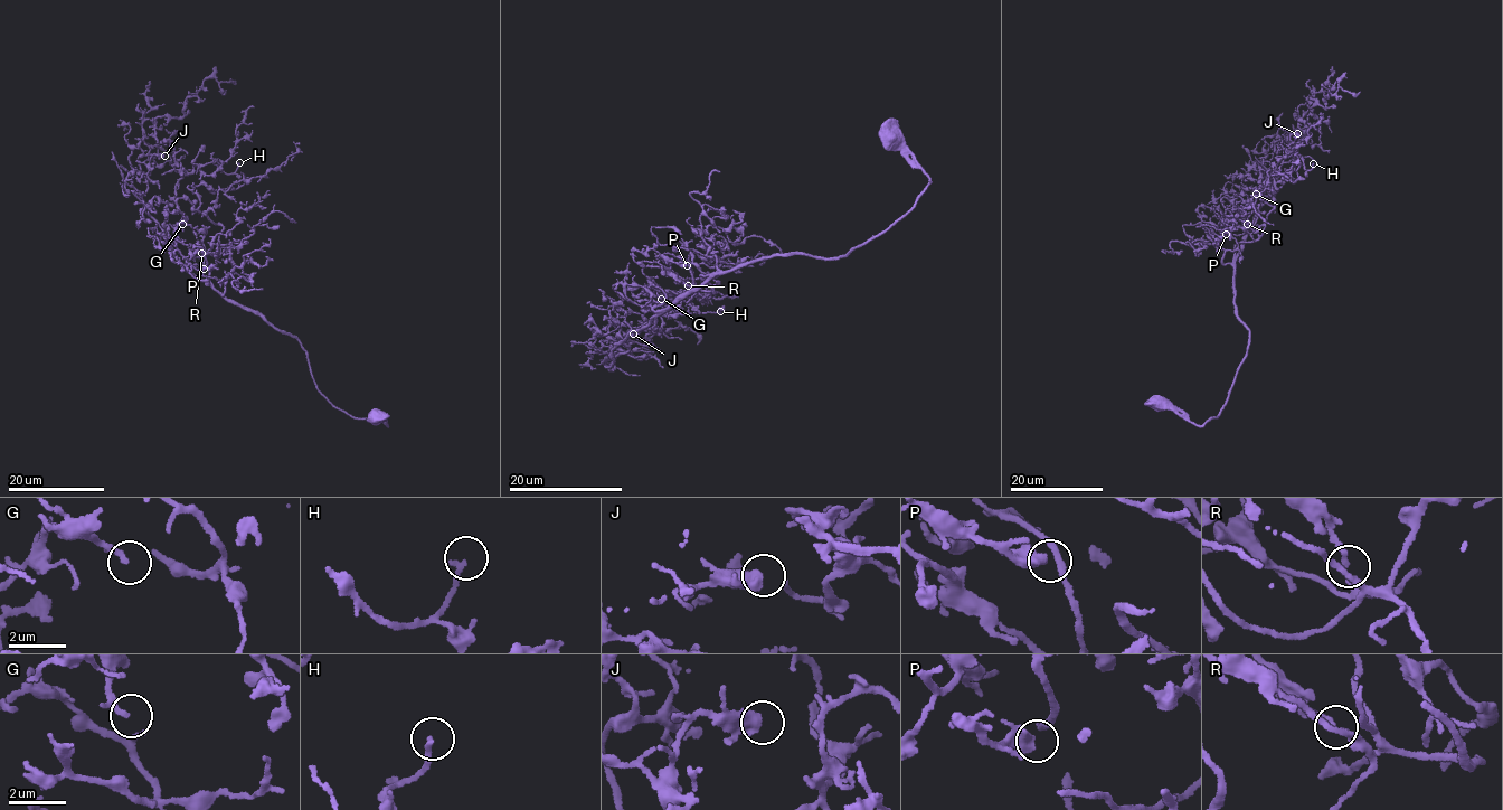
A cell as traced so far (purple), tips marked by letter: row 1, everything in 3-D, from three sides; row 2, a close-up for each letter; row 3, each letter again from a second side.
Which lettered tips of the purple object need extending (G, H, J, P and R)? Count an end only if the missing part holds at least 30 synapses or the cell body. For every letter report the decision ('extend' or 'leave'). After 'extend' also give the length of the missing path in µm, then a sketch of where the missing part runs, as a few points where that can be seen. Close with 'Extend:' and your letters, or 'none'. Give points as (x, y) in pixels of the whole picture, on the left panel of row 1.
G: leave
H: leave
J: leave
P: leave
R: leave
Extend: none

